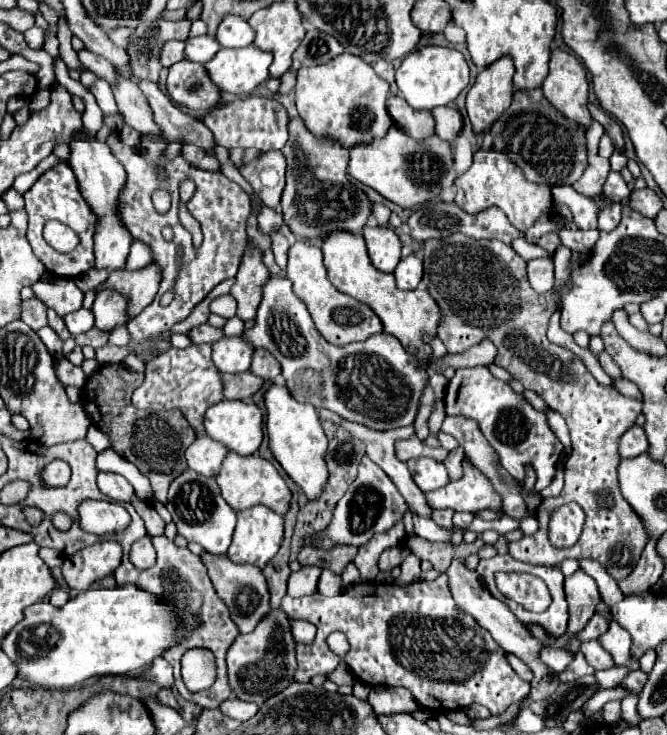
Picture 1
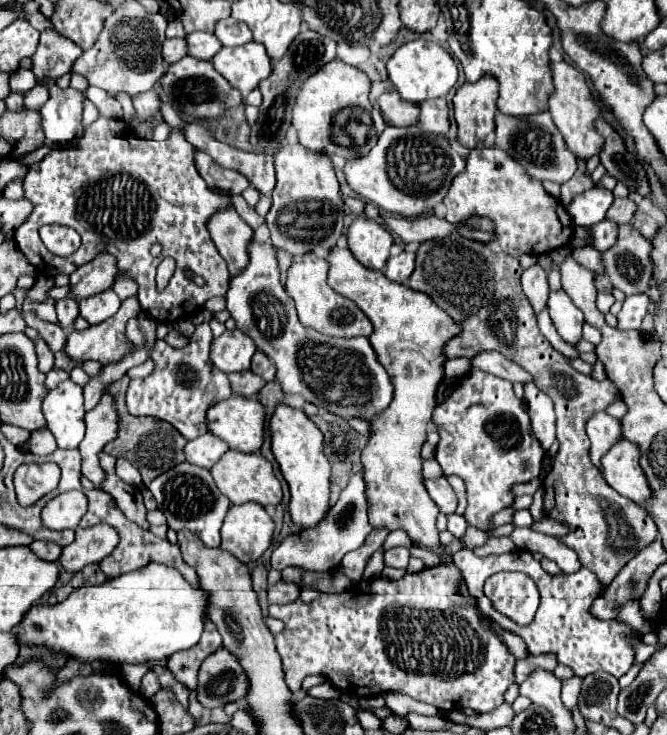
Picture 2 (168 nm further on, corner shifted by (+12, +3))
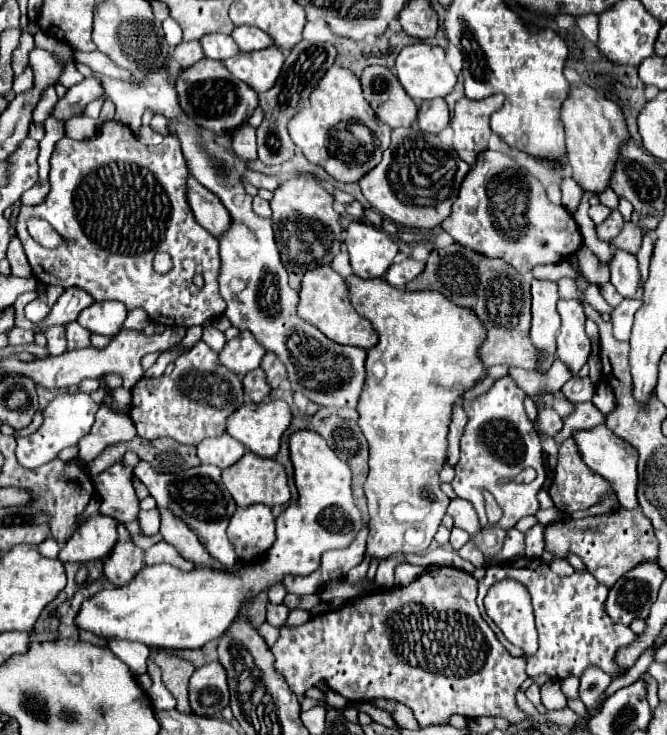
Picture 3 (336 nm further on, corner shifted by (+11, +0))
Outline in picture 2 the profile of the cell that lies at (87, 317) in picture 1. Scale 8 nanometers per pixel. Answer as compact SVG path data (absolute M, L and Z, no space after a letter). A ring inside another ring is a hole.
M48 299L48 301L44 301L44 303L26 301L22 307L28 309L28 311L34 311L34 313L36 313L40 319L44 319L44 321L58 323L58 319L56 319L56 311L54 311L54 301L52 301L52 299Z

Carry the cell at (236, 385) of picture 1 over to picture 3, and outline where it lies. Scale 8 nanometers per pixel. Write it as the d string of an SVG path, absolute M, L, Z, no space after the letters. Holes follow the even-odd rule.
M261 368L249 372L243 378L243 388L245 388L247 398L253 400L253 402L263 402L271 392L271 386L269 386L269 382L265 378L265 372Z

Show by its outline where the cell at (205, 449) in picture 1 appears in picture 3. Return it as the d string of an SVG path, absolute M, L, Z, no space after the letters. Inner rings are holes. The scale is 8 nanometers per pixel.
M229 434L217 438L205 438L197 446L197 456L203 464L215 464L219 468L233 466L245 454L245 446L233 440Z

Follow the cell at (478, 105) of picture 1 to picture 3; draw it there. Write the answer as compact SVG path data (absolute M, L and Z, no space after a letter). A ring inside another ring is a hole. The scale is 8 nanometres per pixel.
M491 96L485 100L461 98L457 102L453 120L449 124L453 128L453 150L469 166L475 164L479 152L487 150L487 140L491 136L489 116L501 108L501 104L503 96Z

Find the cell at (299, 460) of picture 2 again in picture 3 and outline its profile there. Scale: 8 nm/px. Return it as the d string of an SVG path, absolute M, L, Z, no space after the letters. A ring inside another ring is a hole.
M301 430L291 434L289 438L291 448L291 462L295 468L295 486L299 490L299 498L295 506L287 506L277 516L277 540L269 548L267 556L259 562L239 566L237 570L217 570L197 566L191 572L183 572L169 564L155 564L143 568L127 586L101 590L91 600L83 602L75 622L79 628L85 628L101 638L129 638L147 644L149 648L165 648L165 650L179 650L179 648L201 648L211 640L219 640L233 620L237 620L249 600L257 598L259 592L269 590L275 584L281 584L285 576L309 576L321 566L321 554L327 550L347 548L357 532L363 528L363 512L357 508L351 488L351 470L349 466L339 460L339 456L325 444L325 440L315 430Z

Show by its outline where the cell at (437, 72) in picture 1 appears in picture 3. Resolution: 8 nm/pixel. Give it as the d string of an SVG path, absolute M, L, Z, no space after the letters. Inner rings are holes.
M417 42L417 44L405 46L399 52L399 56L397 56L395 72L397 72L397 78L399 78L401 86L405 88L405 92L409 96L437 96L437 98L445 98L453 90L453 86L457 82L457 76L453 72L453 68L445 60L445 50L439 48L439 46L425 44L425 42Z

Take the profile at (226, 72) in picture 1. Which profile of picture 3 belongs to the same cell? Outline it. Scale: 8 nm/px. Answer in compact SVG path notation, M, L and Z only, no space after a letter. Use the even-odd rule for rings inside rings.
M271 46L259 52L241 52L225 60L225 66L235 78L249 84L255 92L267 92L275 84L283 62L283 52L277 46Z

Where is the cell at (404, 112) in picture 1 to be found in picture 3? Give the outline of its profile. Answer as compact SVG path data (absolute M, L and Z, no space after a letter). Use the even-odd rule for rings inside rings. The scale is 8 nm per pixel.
M367 66L361 74L361 86L377 118L391 128L411 126L417 118L417 106L401 88L397 76L385 66Z

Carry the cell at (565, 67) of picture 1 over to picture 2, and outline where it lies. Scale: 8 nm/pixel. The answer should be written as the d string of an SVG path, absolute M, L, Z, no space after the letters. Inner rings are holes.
M558 61L558 63L550 63L550 71L552 71L554 91L548 97L548 109L552 113L552 119L554 119L556 127L560 129L560 133L564 135L570 151L576 157L588 159L588 157L596 155L604 143L604 139L594 129L594 119L600 115L598 101L590 99L590 89L588 89L586 79L580 69L572 67L566 61Z

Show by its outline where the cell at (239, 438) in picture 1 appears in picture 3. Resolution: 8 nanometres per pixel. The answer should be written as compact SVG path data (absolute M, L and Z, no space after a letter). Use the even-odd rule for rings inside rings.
M271 400L271 402L247 402L243 404L233 416L229 416L227 420L227 434L231 434L235 440L239 440L249 452L263 456L263 458L275 458L281 446L281 438L285 434L285 430L291 424L291 408L285 400Z

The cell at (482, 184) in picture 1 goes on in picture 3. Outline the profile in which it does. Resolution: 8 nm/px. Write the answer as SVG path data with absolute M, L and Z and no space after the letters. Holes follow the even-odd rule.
M491 150L477 156L475 166L469 170L469 174L461 184L459 196L453 204L453 212L441 224L441 228L447 234L451 234L457 244L489 258L501 258L513 268L517 268L517 272L521 274L531 272L539 264L555 264L567 260L583 244L583 236L579 234L573 216L563 206L555 206L553 202L549 202L543 184L533 174L517 166L517 162L511 156Z

